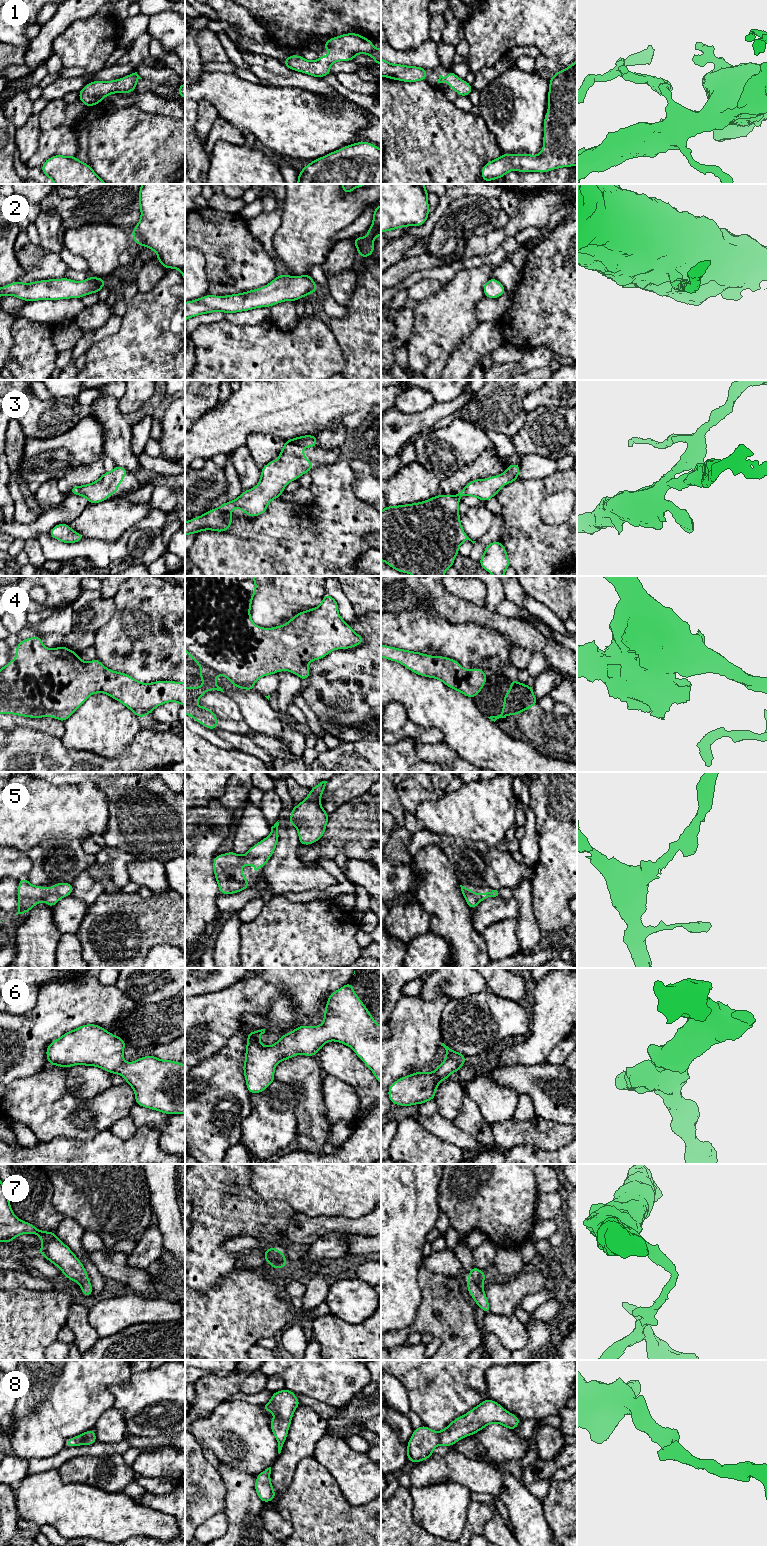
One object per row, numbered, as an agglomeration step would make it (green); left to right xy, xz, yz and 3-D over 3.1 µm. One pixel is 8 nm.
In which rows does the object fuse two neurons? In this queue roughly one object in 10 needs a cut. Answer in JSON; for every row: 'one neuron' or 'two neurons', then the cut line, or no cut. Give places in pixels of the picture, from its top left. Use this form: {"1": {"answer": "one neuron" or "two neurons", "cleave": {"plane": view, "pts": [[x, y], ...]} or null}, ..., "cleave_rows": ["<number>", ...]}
{"1": {"answer": "one neuron", "cleave": null}, "2": {"answer": "one neuron", "cleave": null}, "3": {"answer": "one neuron", "cleave": null}, "4": {"answer": "one neuron", "cleave": null}, "5": {"answer": "one neuron", "cleave": null}, "6": {"answer": "one neuron", "cleave": null}, "7": {"answer": "one neuron", "cleave": null}, "8": {"answer": "one neuron", "cleave": null}, "cleave_rows": []}

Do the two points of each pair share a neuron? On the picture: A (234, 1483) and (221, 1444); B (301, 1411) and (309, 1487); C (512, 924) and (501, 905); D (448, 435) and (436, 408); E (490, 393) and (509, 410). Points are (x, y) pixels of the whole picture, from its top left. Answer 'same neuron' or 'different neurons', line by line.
A: different neurons
B: different neurons
C: different neurons
D: different neurons
E: same neuron

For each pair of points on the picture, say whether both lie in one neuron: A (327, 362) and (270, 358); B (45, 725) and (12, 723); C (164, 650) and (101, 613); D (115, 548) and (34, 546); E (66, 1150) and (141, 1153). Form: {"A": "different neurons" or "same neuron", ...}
{"A": "same neuron", "B": "same neuron", "C": "different neurons", "D": "different neurons", "E": "same neuron"}

